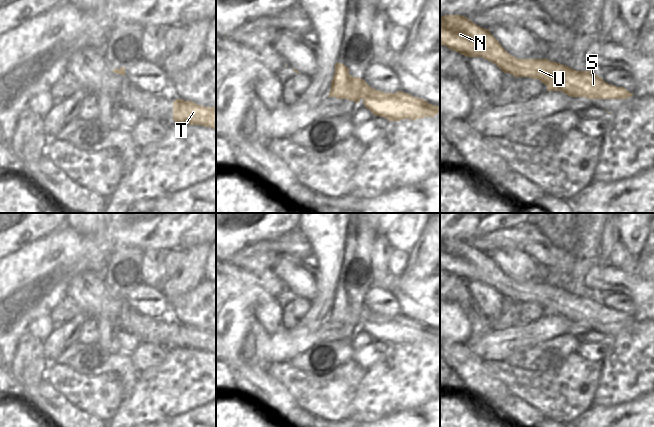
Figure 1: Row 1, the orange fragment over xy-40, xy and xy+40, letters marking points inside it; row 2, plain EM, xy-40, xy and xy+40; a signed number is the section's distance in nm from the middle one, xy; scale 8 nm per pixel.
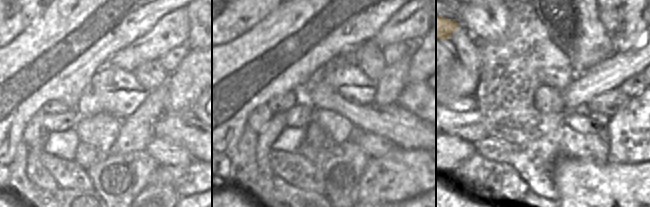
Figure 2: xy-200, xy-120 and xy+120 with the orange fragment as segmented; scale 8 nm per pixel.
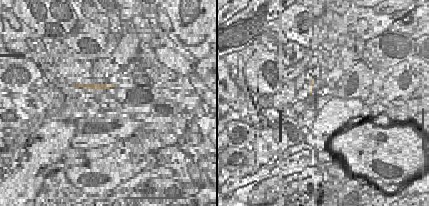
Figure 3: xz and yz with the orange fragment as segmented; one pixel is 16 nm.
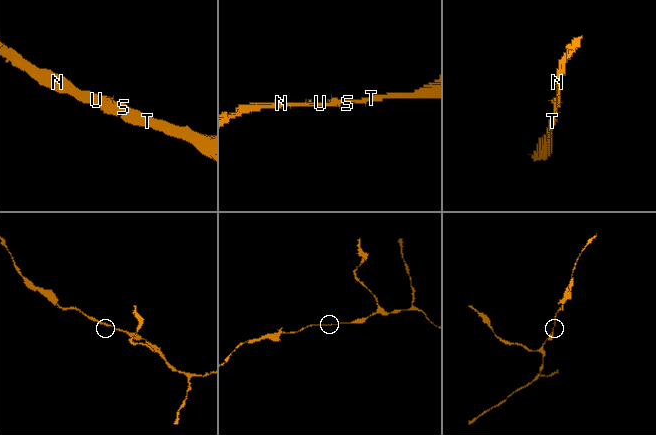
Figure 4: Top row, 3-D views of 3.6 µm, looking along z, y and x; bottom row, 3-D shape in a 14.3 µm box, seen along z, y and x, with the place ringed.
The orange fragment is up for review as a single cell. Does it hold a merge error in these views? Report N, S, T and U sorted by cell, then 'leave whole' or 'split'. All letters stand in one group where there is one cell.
N S T U; leave whole

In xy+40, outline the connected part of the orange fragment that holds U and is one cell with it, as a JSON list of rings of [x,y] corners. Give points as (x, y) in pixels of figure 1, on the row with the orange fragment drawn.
[[[444,15],[440,17],[440,45],[456,51],[466,57],[482,57],[494,63],[504,73],[514,77],[538,79],[547,86],[547,91],[562,91],[570,97],[588,99],[627,99],[633,95],[623,87],[606,83],[594,70],[576,71],[566,65],[548,59],[518,59],[510,55],[489,32],[462,15]]]

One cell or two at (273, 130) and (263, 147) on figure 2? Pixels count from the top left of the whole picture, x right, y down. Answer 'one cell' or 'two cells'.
one cell

